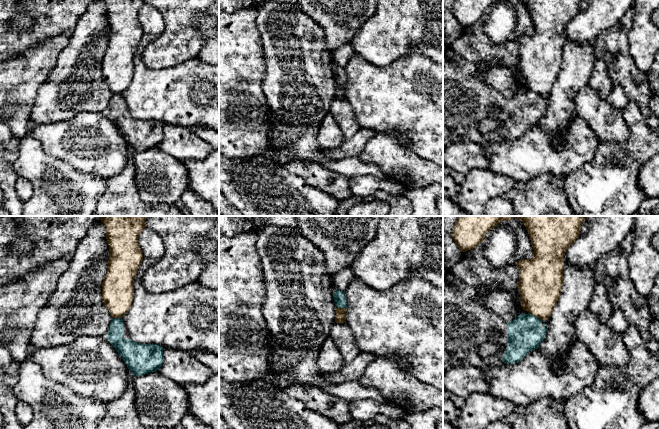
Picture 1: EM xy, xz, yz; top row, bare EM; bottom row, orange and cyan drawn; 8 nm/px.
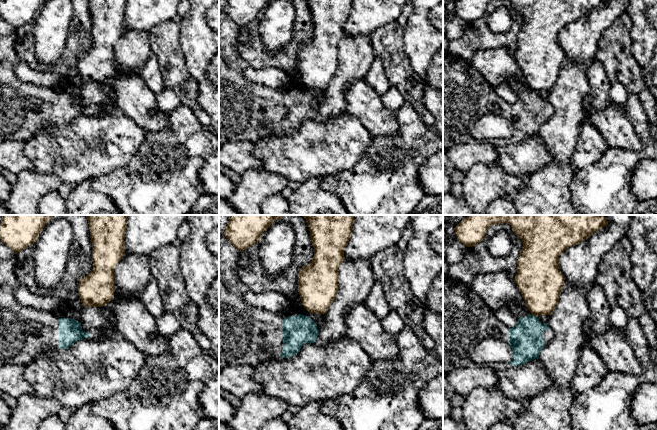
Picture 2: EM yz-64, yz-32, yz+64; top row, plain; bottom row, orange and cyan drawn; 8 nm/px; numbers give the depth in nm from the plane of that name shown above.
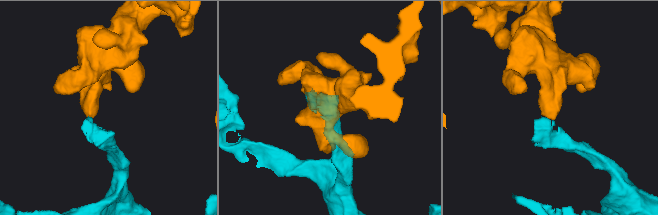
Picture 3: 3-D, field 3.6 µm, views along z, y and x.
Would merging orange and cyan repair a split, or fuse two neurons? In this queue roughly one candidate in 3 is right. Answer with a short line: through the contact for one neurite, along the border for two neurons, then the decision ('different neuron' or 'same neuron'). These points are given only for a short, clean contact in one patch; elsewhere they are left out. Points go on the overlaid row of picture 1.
line yz (529, 312), (541, 320); different neuron

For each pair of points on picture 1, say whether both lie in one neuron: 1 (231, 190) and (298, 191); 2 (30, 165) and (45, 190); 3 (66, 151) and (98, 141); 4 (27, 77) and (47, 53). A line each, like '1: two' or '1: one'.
1: one
2: one
3: one
4: one

